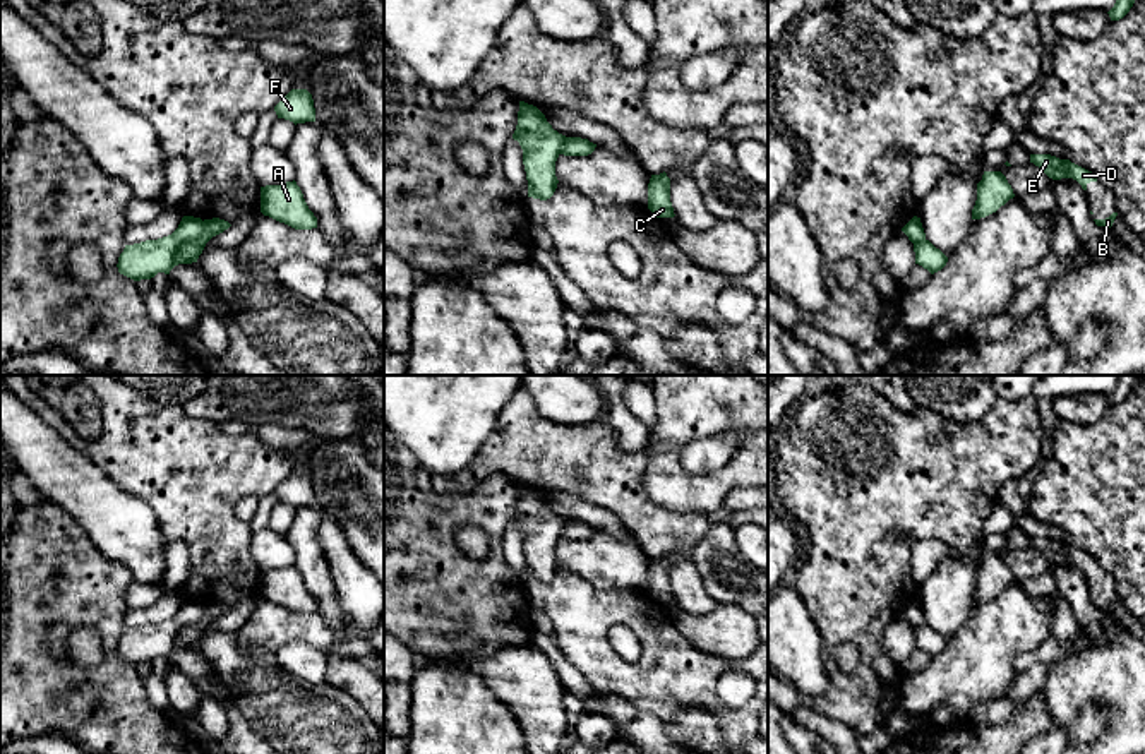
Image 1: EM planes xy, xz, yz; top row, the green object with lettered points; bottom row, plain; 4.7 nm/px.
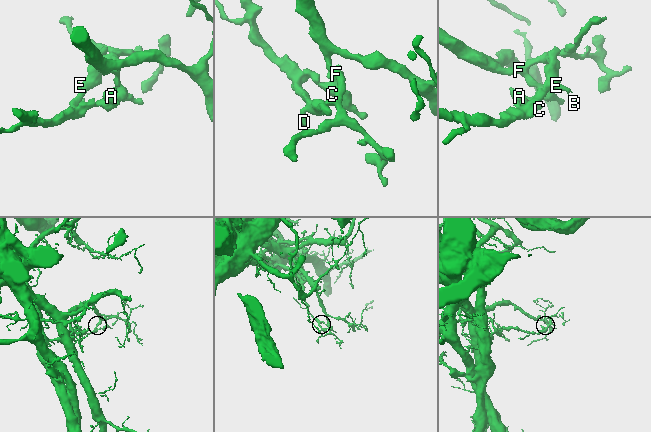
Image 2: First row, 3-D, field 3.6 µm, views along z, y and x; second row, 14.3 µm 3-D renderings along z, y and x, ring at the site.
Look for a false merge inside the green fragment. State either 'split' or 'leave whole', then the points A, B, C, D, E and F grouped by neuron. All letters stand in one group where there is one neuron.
split; groups A C F / B D E

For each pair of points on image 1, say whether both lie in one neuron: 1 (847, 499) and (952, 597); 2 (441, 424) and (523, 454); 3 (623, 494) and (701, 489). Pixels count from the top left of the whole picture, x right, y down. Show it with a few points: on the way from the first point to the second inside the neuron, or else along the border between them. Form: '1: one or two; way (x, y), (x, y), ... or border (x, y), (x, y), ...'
1: two; border (921, 586), (917, 598)
2: two; border (506, 405), (489, 437), (460, 470)
3: two; border (643, 451), (647, 468), (641, 490), (677, 514)

